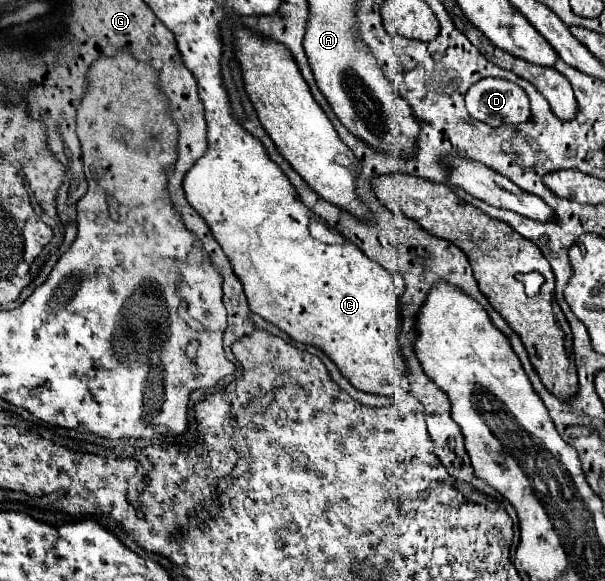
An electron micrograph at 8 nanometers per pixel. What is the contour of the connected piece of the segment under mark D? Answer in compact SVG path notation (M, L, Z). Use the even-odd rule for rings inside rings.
M484 78L466 92L466 110L474 120L488 126L522 124L530 120L526 92L500 78Z

